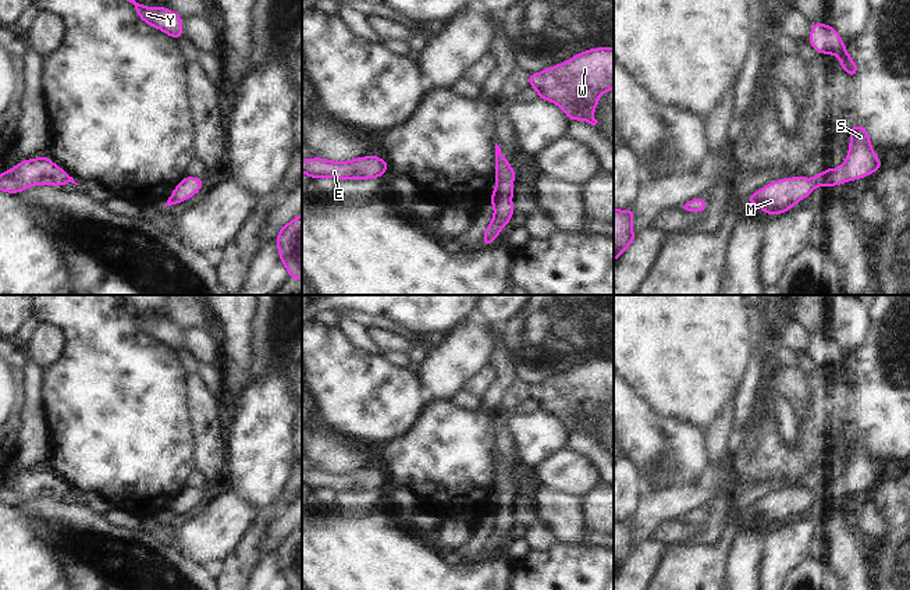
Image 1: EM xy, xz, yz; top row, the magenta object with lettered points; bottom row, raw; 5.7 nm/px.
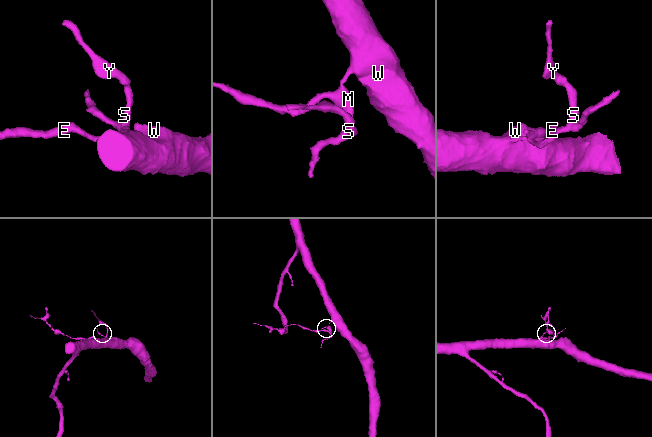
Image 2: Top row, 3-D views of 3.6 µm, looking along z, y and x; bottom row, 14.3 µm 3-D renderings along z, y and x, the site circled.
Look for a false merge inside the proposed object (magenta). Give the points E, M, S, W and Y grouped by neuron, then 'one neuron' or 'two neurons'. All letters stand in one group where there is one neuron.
E M S W Y; one neuron

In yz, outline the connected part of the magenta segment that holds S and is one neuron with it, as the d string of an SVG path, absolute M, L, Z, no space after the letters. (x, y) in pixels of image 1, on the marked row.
M854 124L849 134L847 156L839 167L828 167L813 178L799 175L772 181L749 195L747 202L772 217L790 210L818 186L838 186L878 173L882 161L874 152L868 129Z

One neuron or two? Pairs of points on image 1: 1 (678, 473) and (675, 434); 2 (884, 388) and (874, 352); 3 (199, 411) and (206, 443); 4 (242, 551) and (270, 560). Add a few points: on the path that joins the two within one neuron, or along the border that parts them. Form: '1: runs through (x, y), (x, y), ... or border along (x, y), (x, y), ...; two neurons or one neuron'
1: runs through (678, 464), (678, 444); one neuron
2: runs through (884, 380), (878, 361); one neuron
3: runs through (203, 419), (206, 434); one neuron
4: border along (260, 558), (248, 575); two neurons

